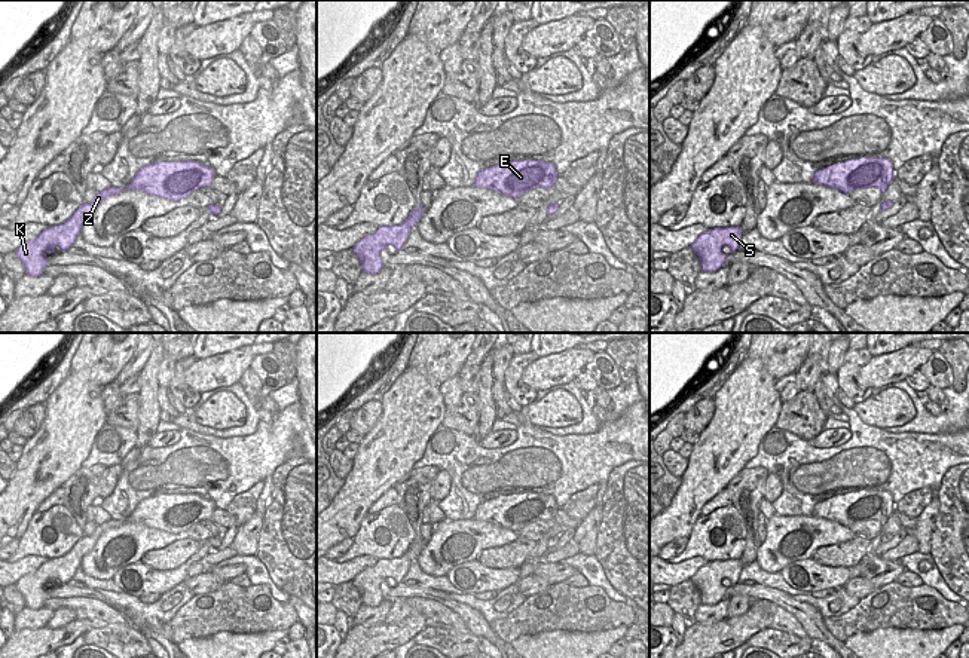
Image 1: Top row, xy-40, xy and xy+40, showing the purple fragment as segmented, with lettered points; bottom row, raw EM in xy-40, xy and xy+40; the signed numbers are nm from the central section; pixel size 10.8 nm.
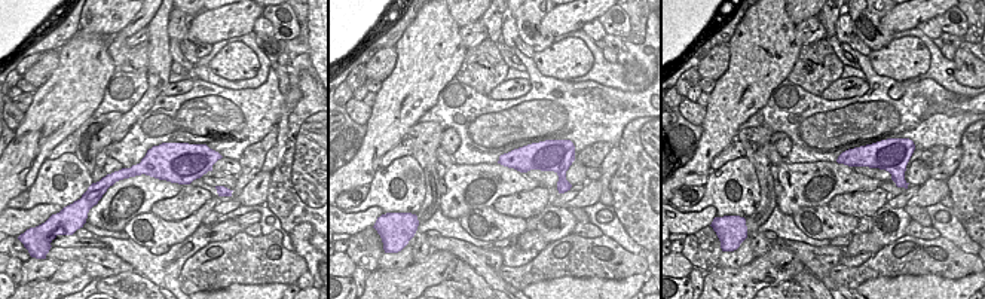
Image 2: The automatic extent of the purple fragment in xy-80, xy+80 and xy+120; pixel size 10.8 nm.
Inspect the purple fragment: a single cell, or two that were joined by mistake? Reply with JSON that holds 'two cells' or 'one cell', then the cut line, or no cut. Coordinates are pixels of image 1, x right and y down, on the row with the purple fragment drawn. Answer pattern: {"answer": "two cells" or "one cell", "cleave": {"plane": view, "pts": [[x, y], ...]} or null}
{"answer": "one cell", "cleave": null}

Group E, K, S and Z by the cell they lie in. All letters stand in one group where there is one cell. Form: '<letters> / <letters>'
E K S Z

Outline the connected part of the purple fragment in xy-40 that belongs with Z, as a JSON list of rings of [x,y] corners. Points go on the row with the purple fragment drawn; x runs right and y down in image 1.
[[[195,160],[146,165],[138,169],[126,187],[111,186],[98,192],[92,202],[83,202],[67,221],[49,226],[34,239],[19,245],[15,253],[25,267],[25,275],[40,276],[49,266],[46,254],[55,253],[56,247],[65,253],[80,235],[82,224],[94,215],[104,199],[125,190],[138,190],[178,202],[199,189],[210,187],[214,177],[215,172],[211,166]]]

